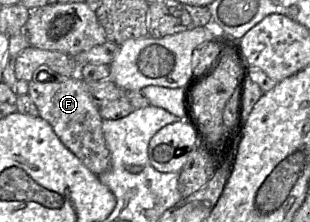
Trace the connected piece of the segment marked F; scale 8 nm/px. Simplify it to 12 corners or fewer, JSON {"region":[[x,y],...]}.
{"region":[[79,75],[37,76],[39,116],[95,175],[111,169],[103,119]]}

